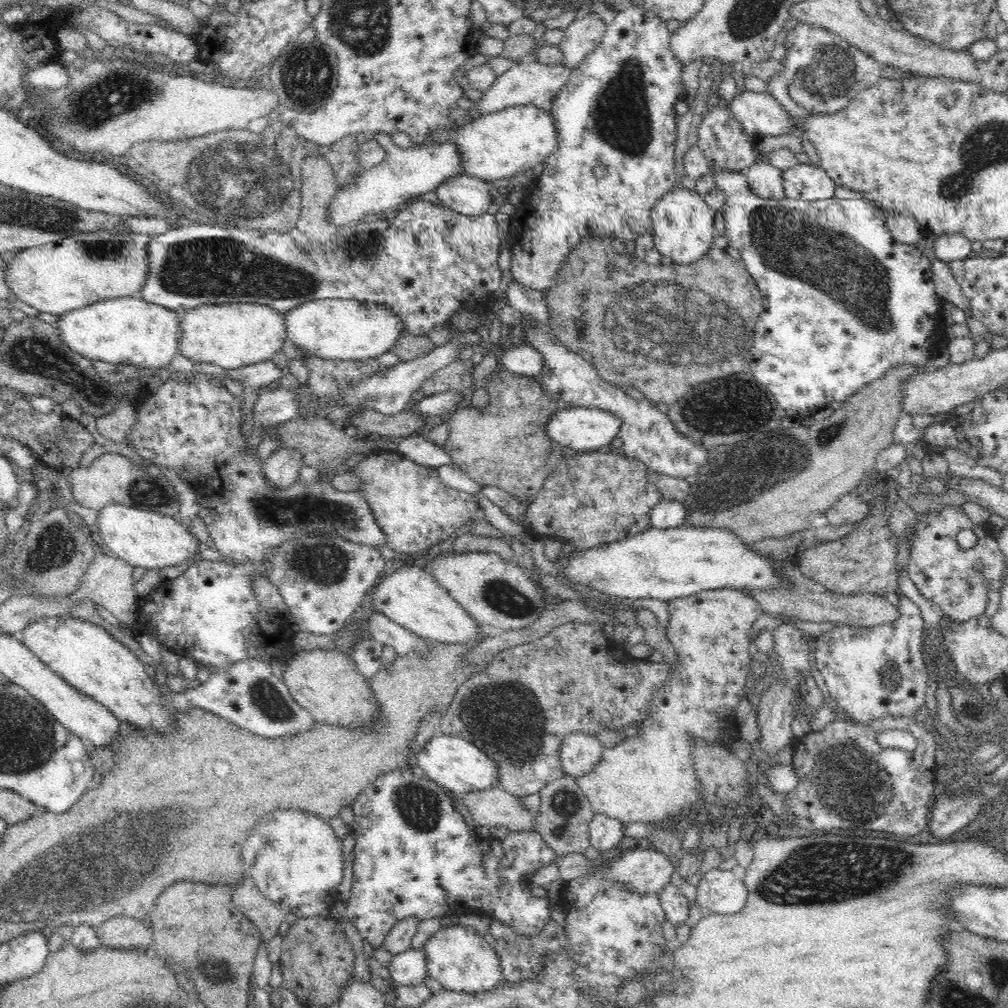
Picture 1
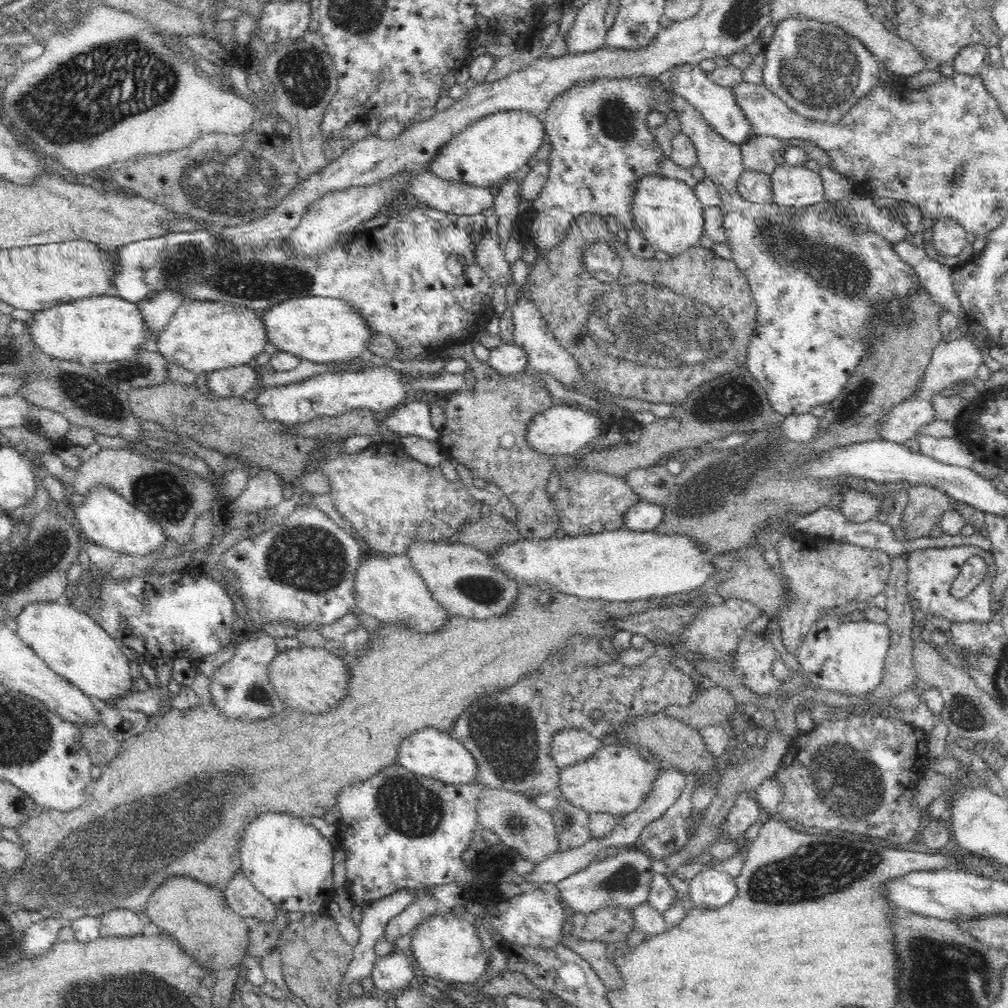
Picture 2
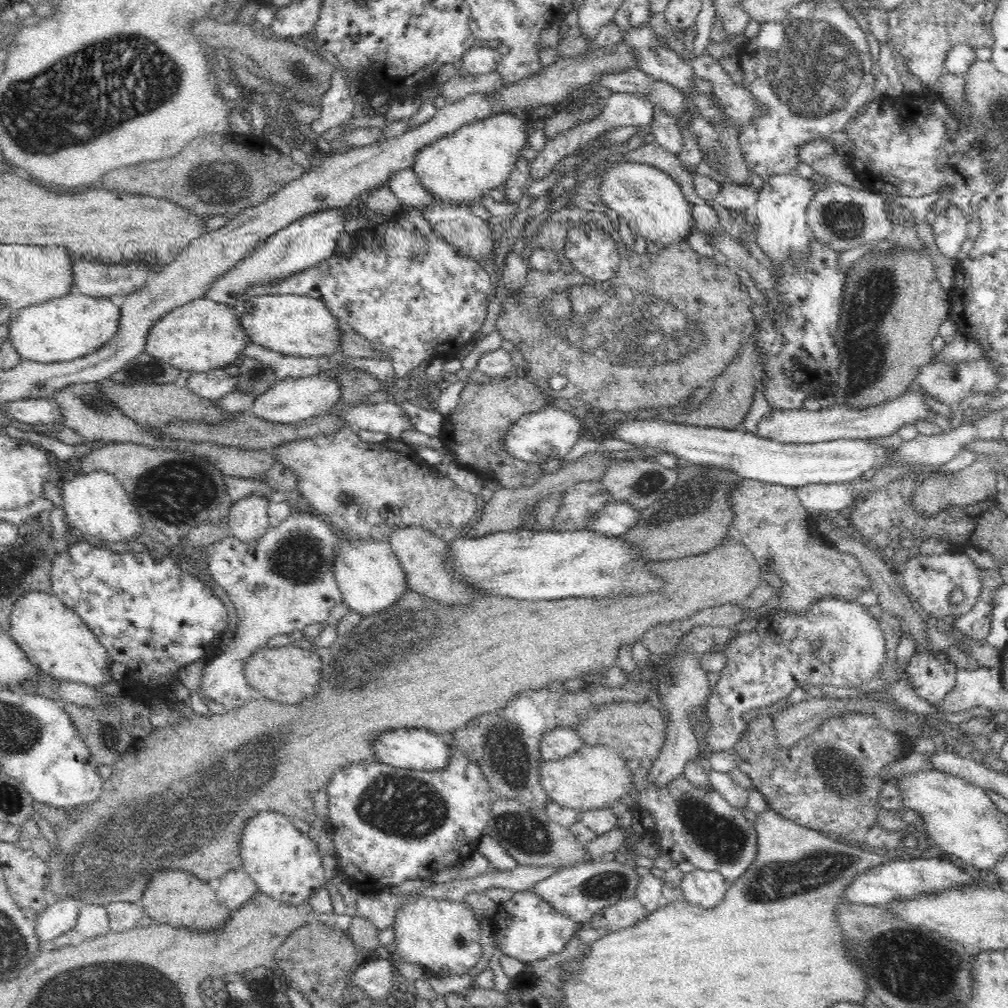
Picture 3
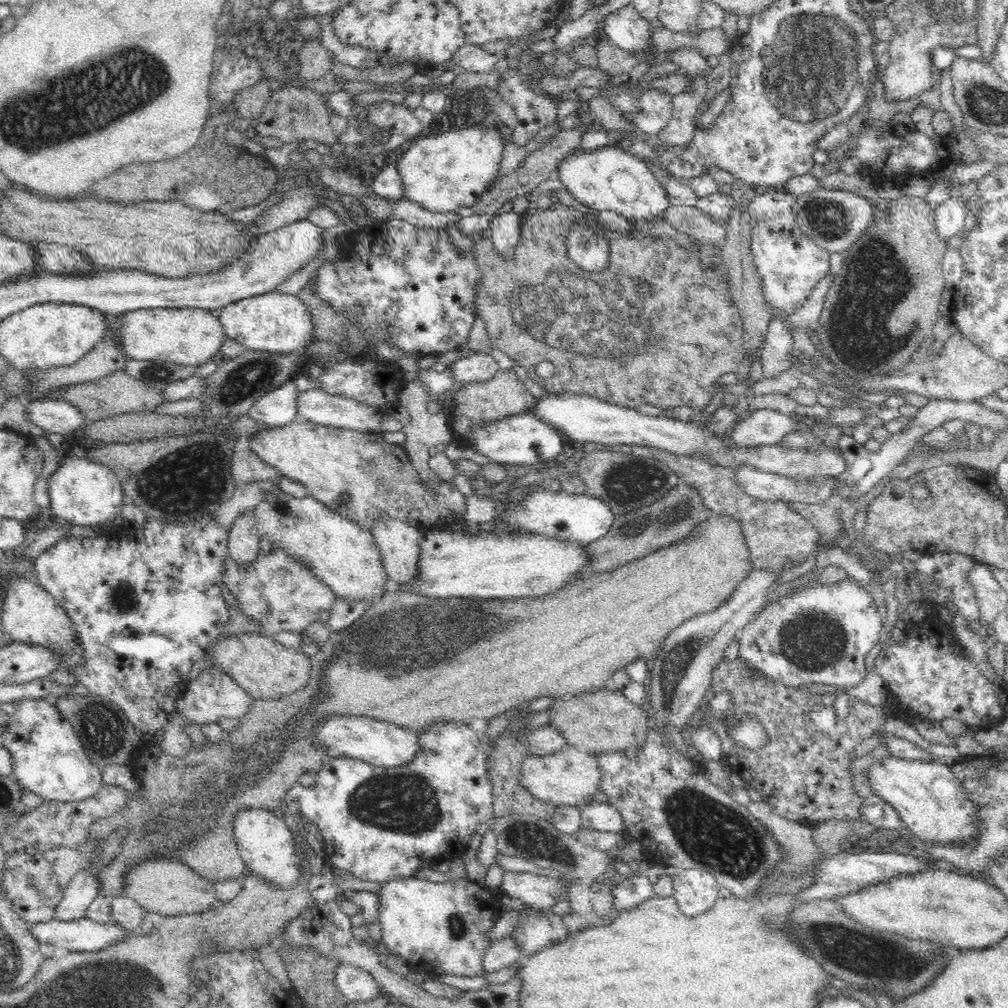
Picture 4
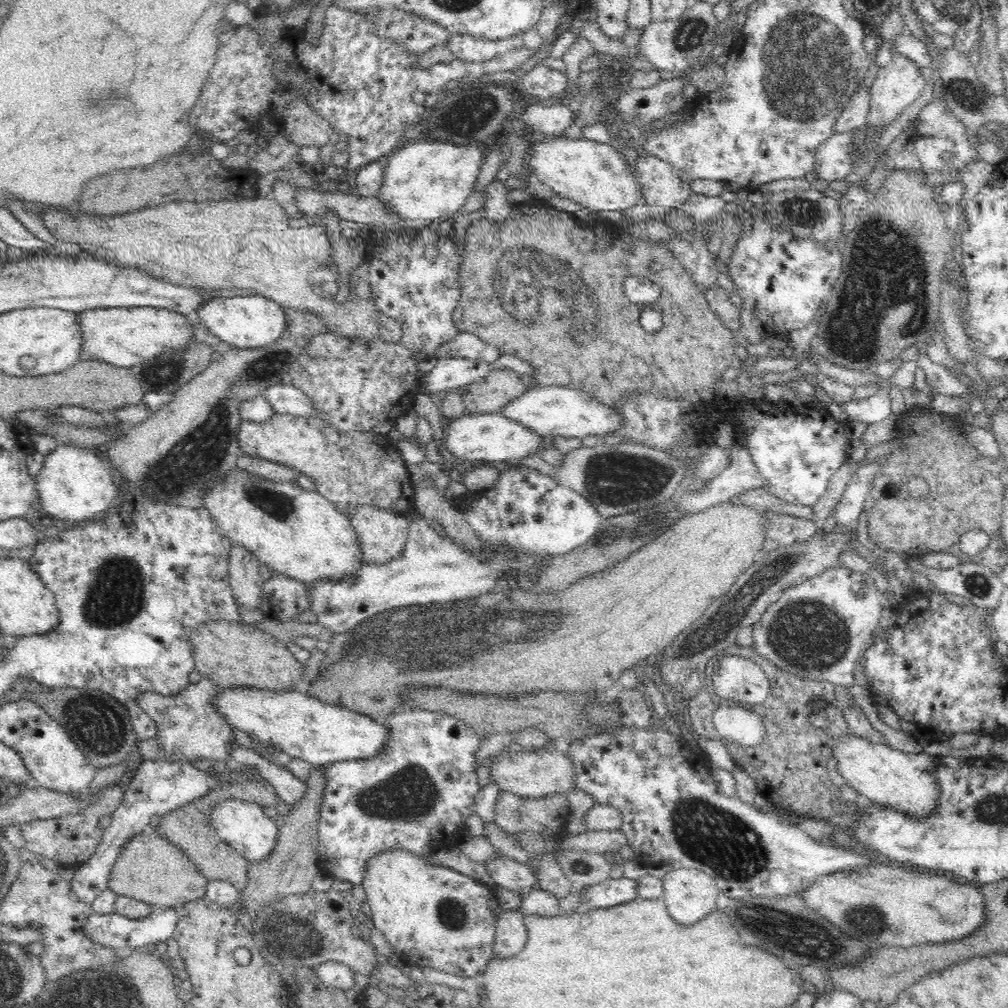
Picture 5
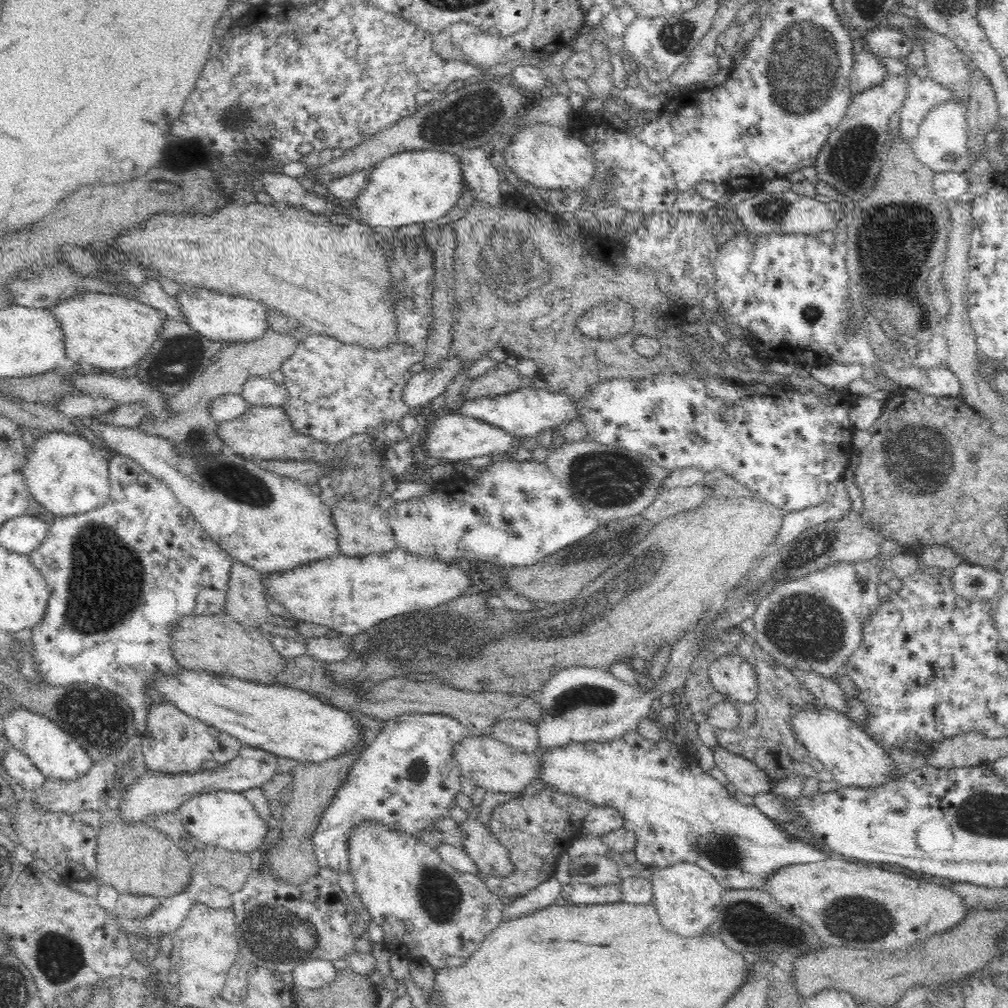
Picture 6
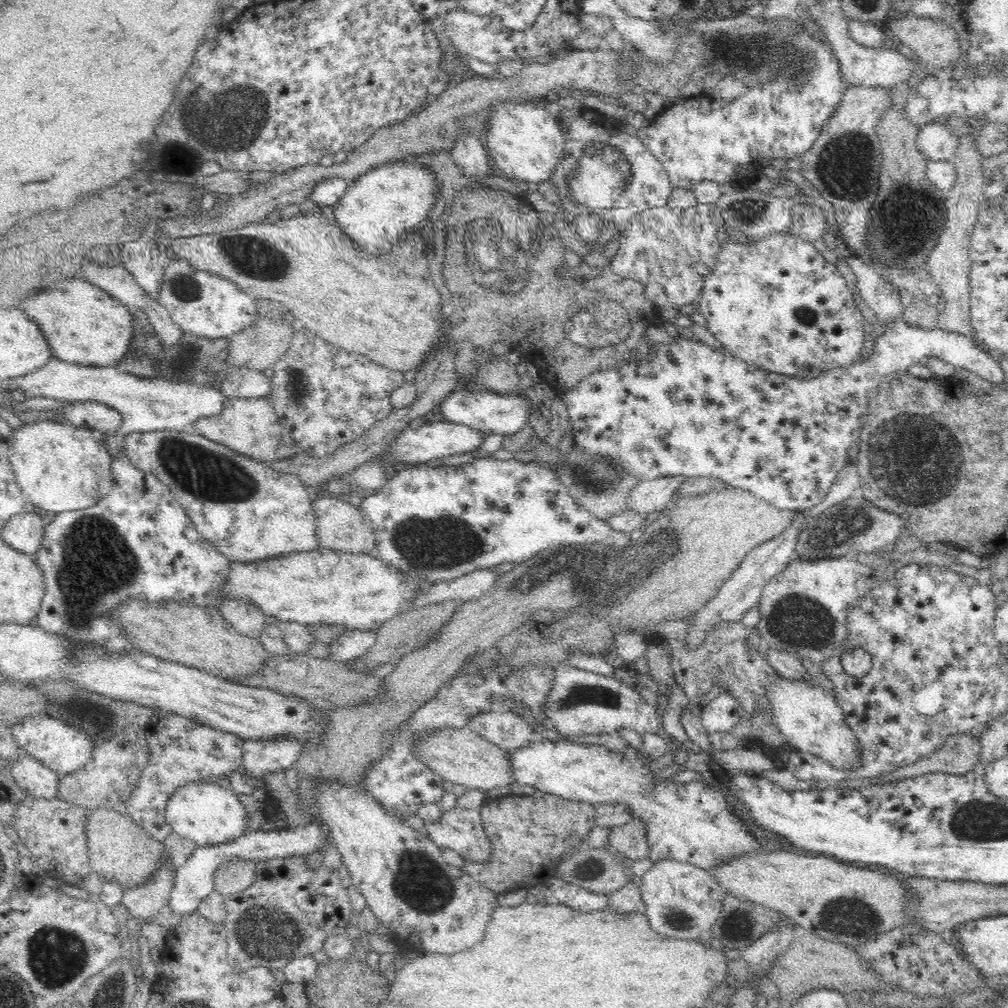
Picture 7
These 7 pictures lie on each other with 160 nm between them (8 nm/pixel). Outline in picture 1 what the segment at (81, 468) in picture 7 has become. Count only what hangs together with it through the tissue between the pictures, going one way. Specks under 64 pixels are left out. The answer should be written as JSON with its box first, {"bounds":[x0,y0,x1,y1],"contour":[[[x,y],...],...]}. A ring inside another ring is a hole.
{"bounds":[97,503,202,569],"contour":[[[110,503],[98,511],[97,526],[97,534],[102,538],[106,550],[122,560],[128,561],[133,567],[141,566],[142,568],[152,569],[176,566],[190,560],[194,555],[200,555],[198,544],[202,542],[195,537],[192,531],[188,531],[186,526],[180,523],[179,519],[164,516],[160,513],[138,510],[118,503]]]}

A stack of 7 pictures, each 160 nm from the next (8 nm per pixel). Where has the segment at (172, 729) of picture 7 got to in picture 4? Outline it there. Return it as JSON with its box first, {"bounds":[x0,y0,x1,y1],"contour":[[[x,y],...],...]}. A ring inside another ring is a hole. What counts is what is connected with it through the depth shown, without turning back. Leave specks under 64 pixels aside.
{"bounds":[170,666,253,727],"contour":[[[212,666],[184,686],[183,692],[176,699],[175,710],[172,712],[170,720],[178,721],[182,727],[186,724],[198,724],[202,727],[210,722],[218,723],[220,718],[235,719],[246,715],[253,701],[252,697],[230,678],[230,675],[217,666]]]}

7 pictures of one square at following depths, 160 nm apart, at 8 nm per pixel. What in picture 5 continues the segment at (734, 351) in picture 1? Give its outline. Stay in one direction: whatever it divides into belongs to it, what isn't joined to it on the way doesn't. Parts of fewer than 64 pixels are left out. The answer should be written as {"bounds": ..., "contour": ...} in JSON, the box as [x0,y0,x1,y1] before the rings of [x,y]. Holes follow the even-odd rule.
{"bounds":[453,197,736,407],"contour":[[[536,197],[523,203],[513,205],[512,214],[506,218],[502,225],[498,226],[488,218],[476,220],[465,231],[465,247],[462,250],[463,261],[460,264],[460,278],[462,289],[459,303],[454,309],[453,319],[457,329],[462,332],[473,332],[484,342],[495,344],[500,351],[512,354],[528,362],[532,366],[532,380],[540,387],[564,386],[583,390],[606,406],[617,407],[626,397],[633,395],[629,392],[646,393],[656,397],[680,397],[690,403],[704,403],[716,398],[716,380],[722,376],[726,368],[732,364],[736,340],[732,338],[732,332],[720,319],[720,317],[708,307],[706,302],[706,289],[696,285],[692,277],[686,273],[679,260],[671,253],[671,250],[660,242],[636,239],[632,237],[632,228],[619,227],[599,217],[599,212],[590,209],[582,209],[577,214],[568,214],[551,207]],[[628,276],[642,276],[661,287],[660,298],[655,303],[634,304],[629,301],[625,293],[624,280]],[[652,308],[660,312],[663,318],[663,327],[656,334],[648,334],[639,323],[642,310]]]}

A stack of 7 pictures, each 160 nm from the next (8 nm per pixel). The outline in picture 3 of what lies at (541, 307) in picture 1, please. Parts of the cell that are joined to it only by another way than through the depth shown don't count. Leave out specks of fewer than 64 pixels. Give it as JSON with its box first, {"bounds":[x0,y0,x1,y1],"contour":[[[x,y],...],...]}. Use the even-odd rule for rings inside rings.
{"bounds":[421,202,494,262],"contour":[[[434,202],[421,210],[430,228],[462,255],[491,262],[494,249],[489,223],[474,216],[470,206]]]}

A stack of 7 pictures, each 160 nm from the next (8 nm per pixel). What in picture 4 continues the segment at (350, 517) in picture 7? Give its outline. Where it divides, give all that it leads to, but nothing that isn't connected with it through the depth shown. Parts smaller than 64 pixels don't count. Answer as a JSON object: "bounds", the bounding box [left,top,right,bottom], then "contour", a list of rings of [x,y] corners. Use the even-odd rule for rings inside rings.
{"bounds":[369,517,424,585],"contour":[[[380,517],[369,530],[392,585],[413,581],[424,531],[395,518]]]}

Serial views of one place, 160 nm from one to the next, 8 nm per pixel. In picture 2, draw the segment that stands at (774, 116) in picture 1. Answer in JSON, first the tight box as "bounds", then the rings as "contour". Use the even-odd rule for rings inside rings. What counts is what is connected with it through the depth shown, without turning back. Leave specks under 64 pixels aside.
{"bounds":[670,64,752,145],"contour":[[[681,64],[672,69],[670,77],[673,92],[684,97],[692,106],[696,107],[712,129],[725,140],[736,145],[746,142],[752,136],[752,125],[746,120],[742,109],[736,104],[730,87],[720,86],[712,81],[708,72],[700,65]]]}

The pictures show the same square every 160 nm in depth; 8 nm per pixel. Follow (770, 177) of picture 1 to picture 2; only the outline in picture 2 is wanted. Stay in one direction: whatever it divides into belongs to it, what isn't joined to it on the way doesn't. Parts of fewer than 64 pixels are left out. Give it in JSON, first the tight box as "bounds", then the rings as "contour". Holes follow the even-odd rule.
{"bounds":[738,170,774,206],"contour":[[[745,170],[738,180],[740,197],[750,203],[764,206],[774,202],[772,193],[772,178],[764,172]]]}

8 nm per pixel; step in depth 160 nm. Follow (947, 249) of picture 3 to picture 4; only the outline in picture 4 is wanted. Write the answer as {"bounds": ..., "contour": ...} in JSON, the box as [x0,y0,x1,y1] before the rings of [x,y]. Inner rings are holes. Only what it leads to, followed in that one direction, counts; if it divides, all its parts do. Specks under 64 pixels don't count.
{"bounds":[935,193,965,244],"contour":[[[957,193],[935,210],[936,229],[946,244],[950,237],[964,231],[965,215],[965,204]]]}

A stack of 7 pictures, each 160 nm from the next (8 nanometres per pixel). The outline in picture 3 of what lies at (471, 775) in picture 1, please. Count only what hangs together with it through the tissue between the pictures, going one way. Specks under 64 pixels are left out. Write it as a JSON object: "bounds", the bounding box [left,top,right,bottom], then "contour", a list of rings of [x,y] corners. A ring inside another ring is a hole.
{"bounds":[372,728,450,770],"contour":[[[399,728],[381,732],[373,741],[372,749],[378,763],[394,768],[410,770],[438,770],[444,768],[450,760],[450,747],[445,737],[424,729]]]}

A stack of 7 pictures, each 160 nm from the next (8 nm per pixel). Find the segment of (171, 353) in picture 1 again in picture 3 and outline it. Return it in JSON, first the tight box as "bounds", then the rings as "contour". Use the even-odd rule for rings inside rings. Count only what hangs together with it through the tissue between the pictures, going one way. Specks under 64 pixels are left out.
{"bounds":[8,294,121,364],"contour":[[[85,294],[69,295],[14,310],[9,318],[8,334],[22,360],[50,364],[82,358],[98,350],[118,330],[121,308],[109,298]]]}

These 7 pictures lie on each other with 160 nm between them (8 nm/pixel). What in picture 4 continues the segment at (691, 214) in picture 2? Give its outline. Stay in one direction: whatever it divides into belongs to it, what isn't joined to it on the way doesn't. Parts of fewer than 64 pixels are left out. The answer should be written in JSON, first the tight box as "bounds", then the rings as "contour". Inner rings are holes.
{"bounds":[557,143,672,222],"contour":[[[613,143],[596,150],[580,150],[568,154],[558,165],[557,175],[562,184],[581,205],[598,211],[611,211],[626,220],[638,222],[664,219],[664,212],[672,206],[668,195],[650,173],[644,161],[629,154],[624,144]]]}

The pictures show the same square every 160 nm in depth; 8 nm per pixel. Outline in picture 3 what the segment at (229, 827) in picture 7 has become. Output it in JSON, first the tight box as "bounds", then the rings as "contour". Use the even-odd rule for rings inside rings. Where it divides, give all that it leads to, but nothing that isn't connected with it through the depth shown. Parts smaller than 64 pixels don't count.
{"bounds":[240,811,326,905],"contour":[[[264,811],[254,815],[241,834],[240,856],[244,870],[257,884],[259,892],[283,903],[299,905],[310,901],[310,896],[326,886],[326,877],[322,867],[322,858],[316,843],[303,831],[292,825],[291,819],[274,811]]]}

